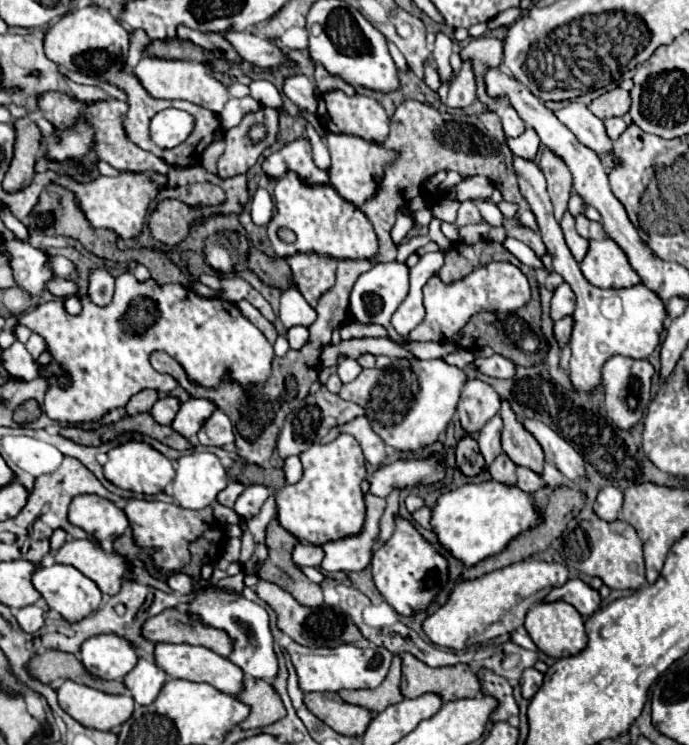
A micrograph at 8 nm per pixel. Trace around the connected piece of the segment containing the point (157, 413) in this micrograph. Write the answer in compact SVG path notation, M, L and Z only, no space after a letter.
M165 397L165 399L159 399L153 407L151 407L151 417L157 421L157 423L163 423L163 425L171 425L173 417L177 415L179 411L179 401L175 397Z

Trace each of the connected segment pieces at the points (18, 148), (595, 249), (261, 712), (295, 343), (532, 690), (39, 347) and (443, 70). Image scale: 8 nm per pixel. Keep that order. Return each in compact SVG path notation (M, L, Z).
M29 117L15 119L13 127L15 127L15 155L3 179L3 189L9 193L19 191L31 183L35 175L33 173L35 155L39 151L39 139L41 139L39 127Z
M609 237L589 241L589 251L579 263L583 277L603 289L621 289L641 283L639 275L631 269L623 249Z
M251 677L243 679L243 691L239 695L235 695L241 703L247 703L247 707L251 707L247 719L243 723L239 723L241 729L257 729L257 727L265 727L271 725L275 721L279 721L281 717L285 717L285 707L279 699L279 695L273 691L273 687L265 681L257 681Z
M291 327L289 329L289 345L291 349L299 351L299 347L303 347L309 339L309 329L307 327Z
M533 667L525 669L523 679L521 679L521 695L525 699L531 699L537 693L537 689L541 687L541 683L543 683L543 675L537 669L533 669Z
M33 333L31 337L29 337L29 341L25 343L27 345L27 351L37 359L45 349L47 349L47 343L45 343L45 339L43 337L39 337L37 333Z
M437 33L437 41L435 41L435 49L433 49L433 65L439 73L441 83L449 83L453 79L453 67L449 63L451 53L453 53L453 41L447 35Z

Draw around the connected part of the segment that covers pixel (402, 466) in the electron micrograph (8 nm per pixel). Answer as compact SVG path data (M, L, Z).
M439 453L437 457L395 461L391 465L383 465L369 477L369 493L377 497L387 497L393 489L411 489L417 483L437 483L443 479L445 468L435 467L435 461L441 463L443 459L445 453Z

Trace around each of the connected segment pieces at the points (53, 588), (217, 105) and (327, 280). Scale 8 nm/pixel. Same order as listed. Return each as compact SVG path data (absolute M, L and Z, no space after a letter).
M55 563L51 567L39 567L35 571L35 575L31 577L31 583L39 591L39 595L45 599L45 603L49 605L49 609L57 611L69 623L85 619L101 603L101 591L99 591L99 587L91 579L87 579L83 573L79 573L75 567L71 567L71 565Z
M143 57L135 67L135 77L139 79L139 83L143 83L143 89L155 99L185 99L215 113L221 113L223 105L229 99L227 87L223 87L217 79L213 79L211 71L203 63Z
M289 255L285 261L291 267L293 285L303 293L311 307L317 305L321 293L333 287L337 261L327 255Z

